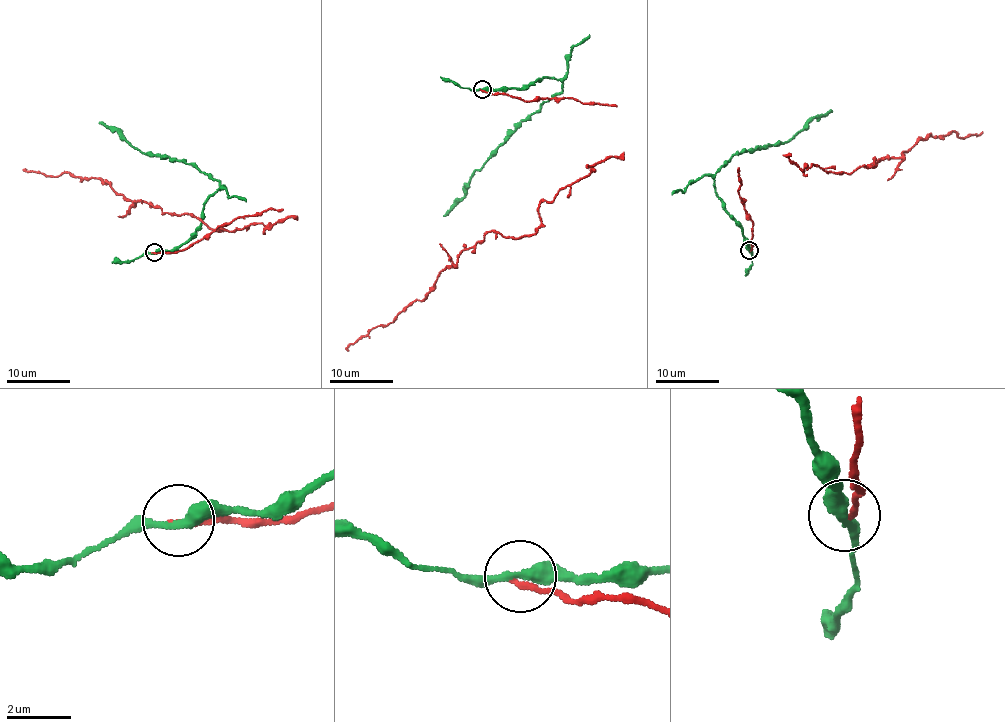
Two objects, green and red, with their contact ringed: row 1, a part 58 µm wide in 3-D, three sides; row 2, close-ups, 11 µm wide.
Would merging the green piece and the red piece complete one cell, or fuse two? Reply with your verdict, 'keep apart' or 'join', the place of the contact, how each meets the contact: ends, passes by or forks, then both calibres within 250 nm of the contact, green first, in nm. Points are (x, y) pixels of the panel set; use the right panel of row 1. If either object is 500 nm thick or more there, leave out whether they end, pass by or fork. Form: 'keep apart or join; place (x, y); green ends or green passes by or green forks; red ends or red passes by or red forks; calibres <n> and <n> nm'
keep apart; place (749, 250); green passes by; red ends; calibres 320 and 180 nm

